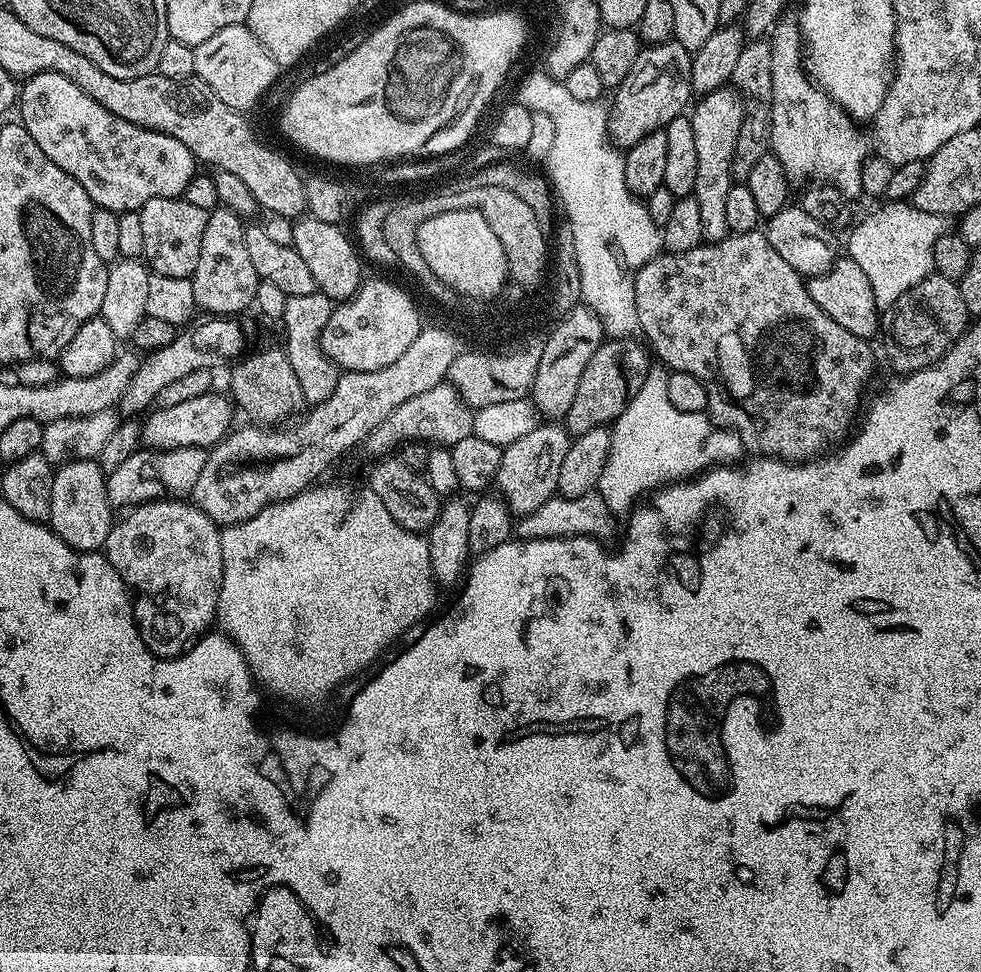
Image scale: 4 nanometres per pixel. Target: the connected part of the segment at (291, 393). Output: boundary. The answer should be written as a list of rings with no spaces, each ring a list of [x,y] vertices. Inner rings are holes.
[[[283,347],[260,348],[251,352],[235,361],[230,368],[232,377],[228,384],[232,387],[230,396],[235,407],[239,411],[241,408],[256,426],[280,426],[299,417],[306,408],[302,394],[305,381],[296,373],[293,357]]]

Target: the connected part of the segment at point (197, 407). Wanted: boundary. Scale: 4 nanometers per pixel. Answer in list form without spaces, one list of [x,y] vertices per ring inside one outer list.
[[[213,390],[202,394],[202,398],[193,398],[175,406],[157,407],[151,411],[143,419],[140,430],[143,447],[158,452],[186,446],[209,450],[215,448],[233,427],[232,412],[234,413],[233,401],[227,395],[219,396],[218,392]]]

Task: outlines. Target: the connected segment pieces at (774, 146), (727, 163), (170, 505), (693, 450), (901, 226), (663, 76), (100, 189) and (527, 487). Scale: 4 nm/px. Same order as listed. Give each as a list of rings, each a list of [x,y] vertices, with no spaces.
[[[781,22],[772,29],[770,33],[770,43],[772,46],[772,118],[768,126],[768,142],[770,150],[778,158],[778,162],[782,162],[782,170],[786,170],[789,181],[797,182],[796,180],[804,180],[803,182],[823,182],[833,184],[835,188],[839,188],[845,194],[859,193],[862,189],[862,170],[864,169],[865,160],[869,159],[868,144],[864,141],[864,136],[859,132],[857,121],[853,120],[847,112],[843,112],[840,107],[832,101],[827,94],[822,91],[818,85],[812,82],[812,77],[804,70],[802,63],[802,37],[800,35],[799,23]]]
[[[725,86],[713,92],[703,93],[695,104],[691,109],[690,119],[694,126],[698,174],[694,178],[692,195],[696,197],[702,213],[702,234],[705,241],[711,242],[729,235],[726,226],[726,194],[730,194],[730,186],[734,182],[732,155],[734,146],[738,144],[738,130],[742,130],[744,121],[744,98],[735,87]]]
[[[184,498],[151,500],[121,516],[102,551],[125,585],[134,590],[136,624],[146,646],[162,660],[182,656],[216,620],[222,582],[221,529]]]
[[[649,367],[646,382],[642,382],[642,390],[638,390],[638,394],[630,398],[626,410],[611,425],[610,454],[606,458],[606,466],[602,466],[598,493],[613,514],[624,511],[627,513],[641,499],[639,496],[643,492],[648,494],[670,484],[687,482],[700,473],[707,472],[709,468],[731,465],[741,459],[740,455],[745,455],[746,449],[742,438],[735,432],[719,426],[714,427],[711,419],[704,412],[678,410],[678,406],[670,402],[670,394],[666,392],[668,374],[667,367]]]
[[[888,202],[885,205],[847,233],[846,248],[847,255],[858,262],[866,278],[870,278],[874,302],[881,310],[892,308],[910,286],[918,286],[922,278],[933,275],[934,242],[938,242],[946,231],[945,217],[938,213],[926,213],[911,202]]]
[[[672,38],[662,44],[647,45],[638,62],[634,62],[634,70],[615,88],[614,96],[616,101],[608,108],[608,135],[617,148],[627,150],[642,142],[646,134],[659,132],[674,118],[685,115],[694,96],[692,53]]]
[[[40,72],[37,76],[27,77],[18,92],[19,123],[38,142],[42,154],[54,162],[54,166],[62,166],[97,208],[105,208],[117,214],[121,212],[139,212],[140,207],[150,198],[183,197],[186,186],[198,172],[196,157],[178,142],[178,138],[170,138],[161,132],[151,132],[145,128],[126,122],[126,118],[118,118],[118,114],[110,114],[106,106],[98,106],[90,94],[82,94],[70,78],[57,72]]]
[[[542,422],[530,434],[509,444],[502,454],[502,466],[498,466],[495,487],[508,503],[508,509],[523,518],[538,510],[548,499],[557,495],[558,474],[570,443],[570,433],[563,423]]]

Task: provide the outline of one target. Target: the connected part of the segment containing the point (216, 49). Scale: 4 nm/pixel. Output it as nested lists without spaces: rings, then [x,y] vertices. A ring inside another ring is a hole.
[[[247,23],[225,26],[218,30],[218,34],[206,38],[206,42],[195,45],[195,50],[195,79],[206,82],[206,86],[210,86],[210,90],[214,90],[214,94],[236,112],[251,113],[251,108],[271,90],[276,75],[282,72],[266,46],[254,38]]]

